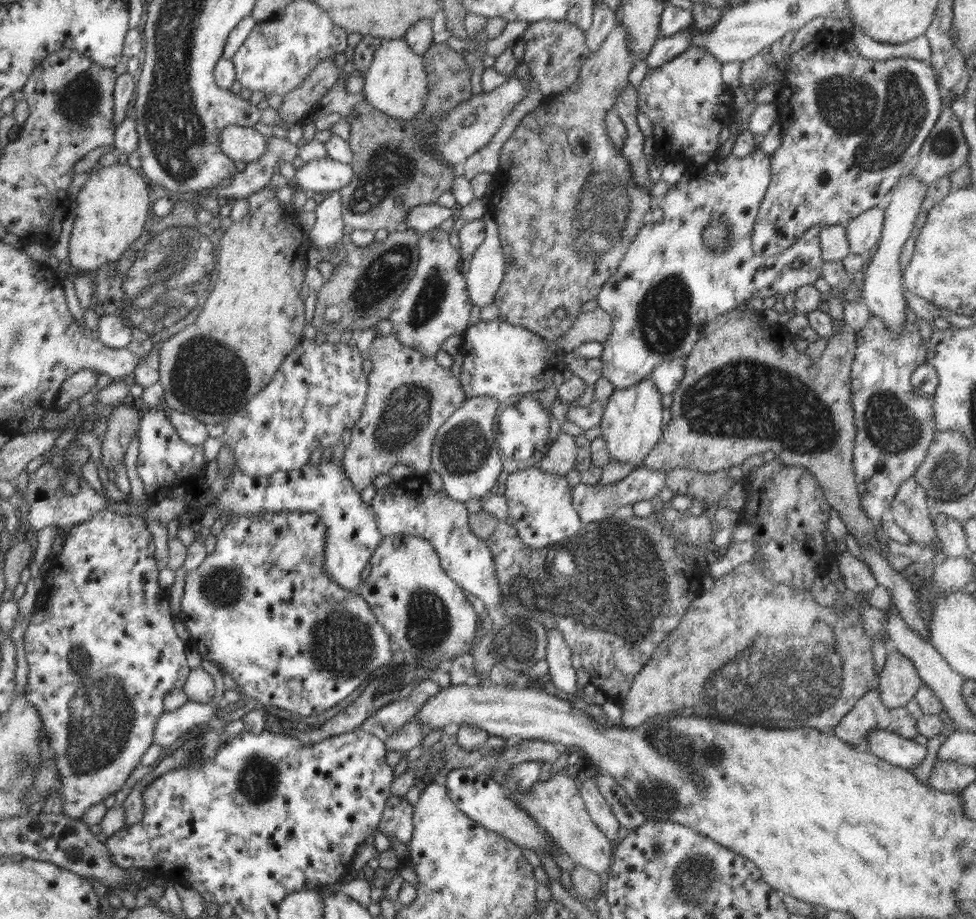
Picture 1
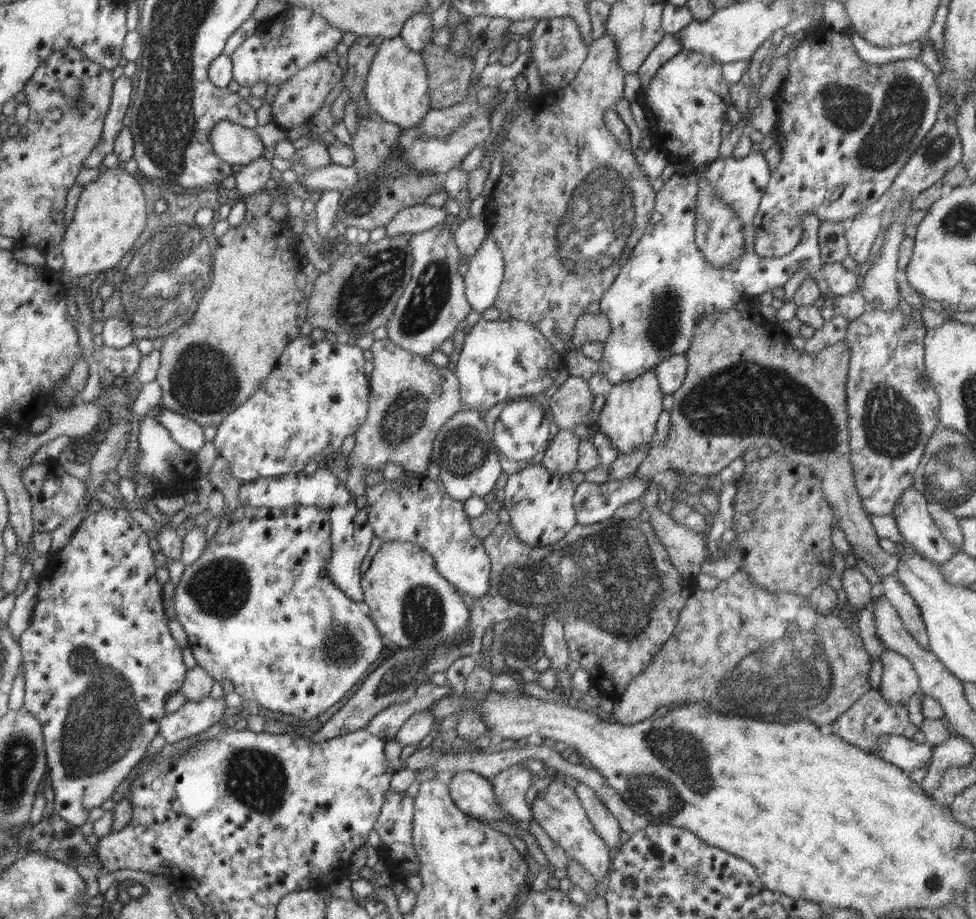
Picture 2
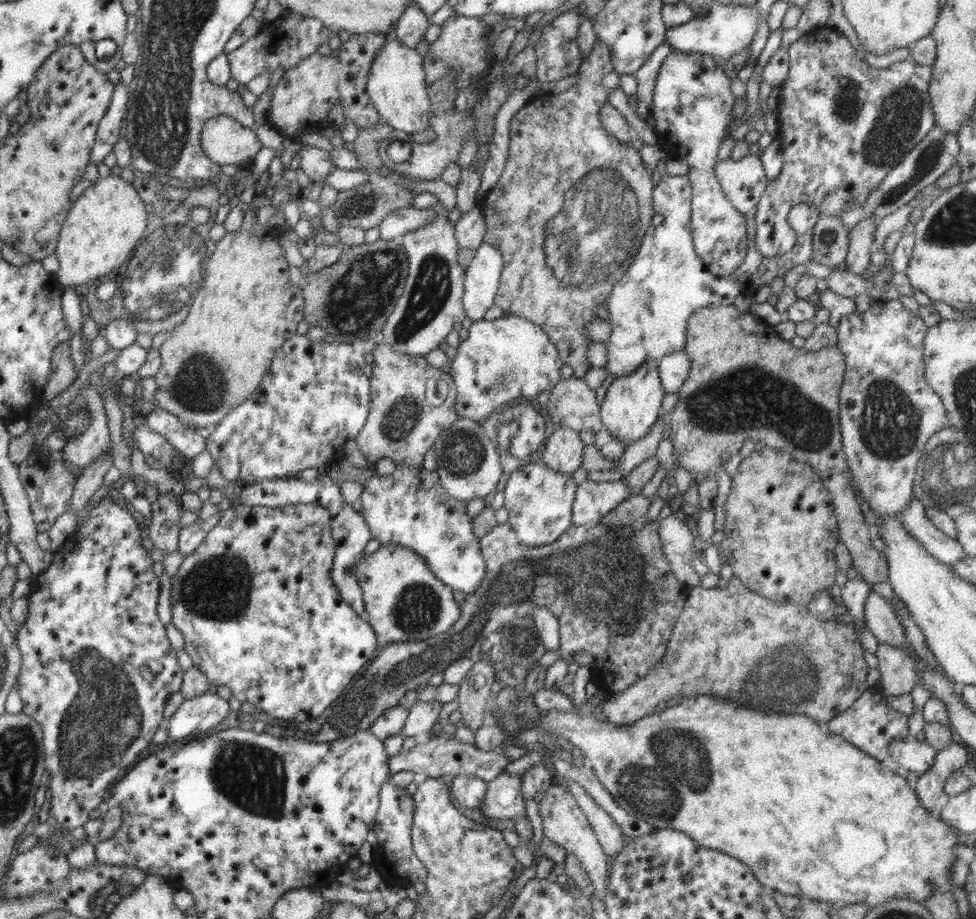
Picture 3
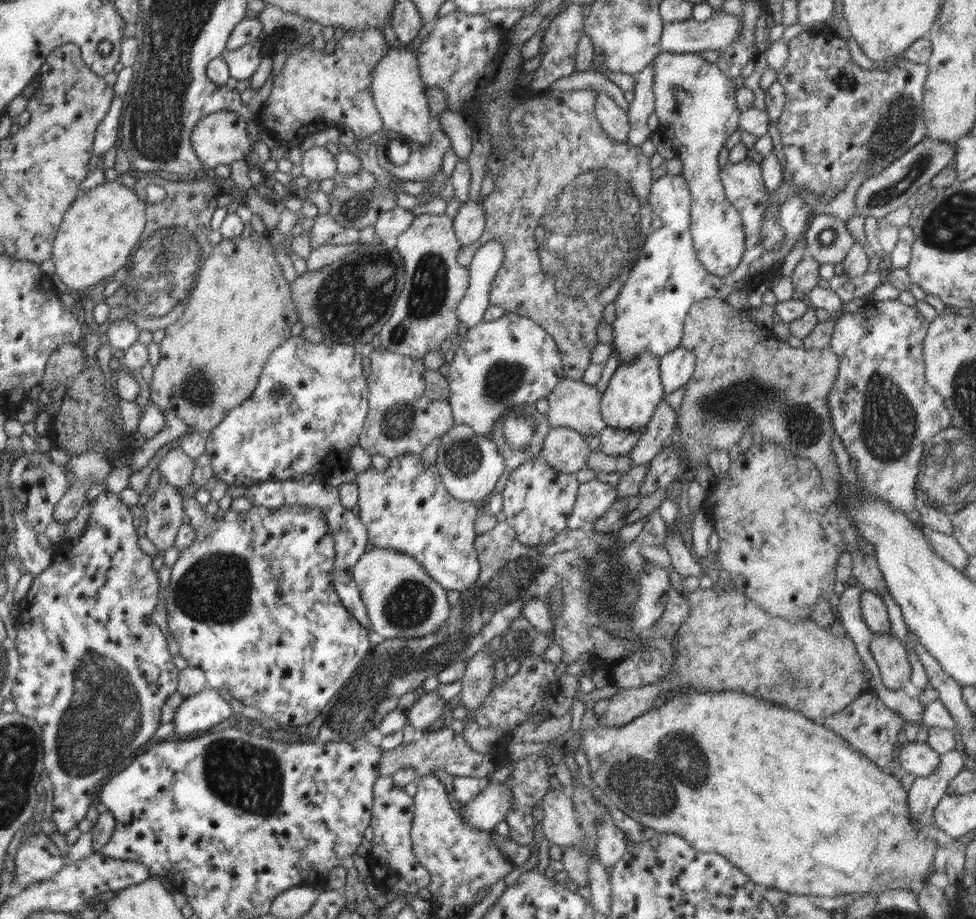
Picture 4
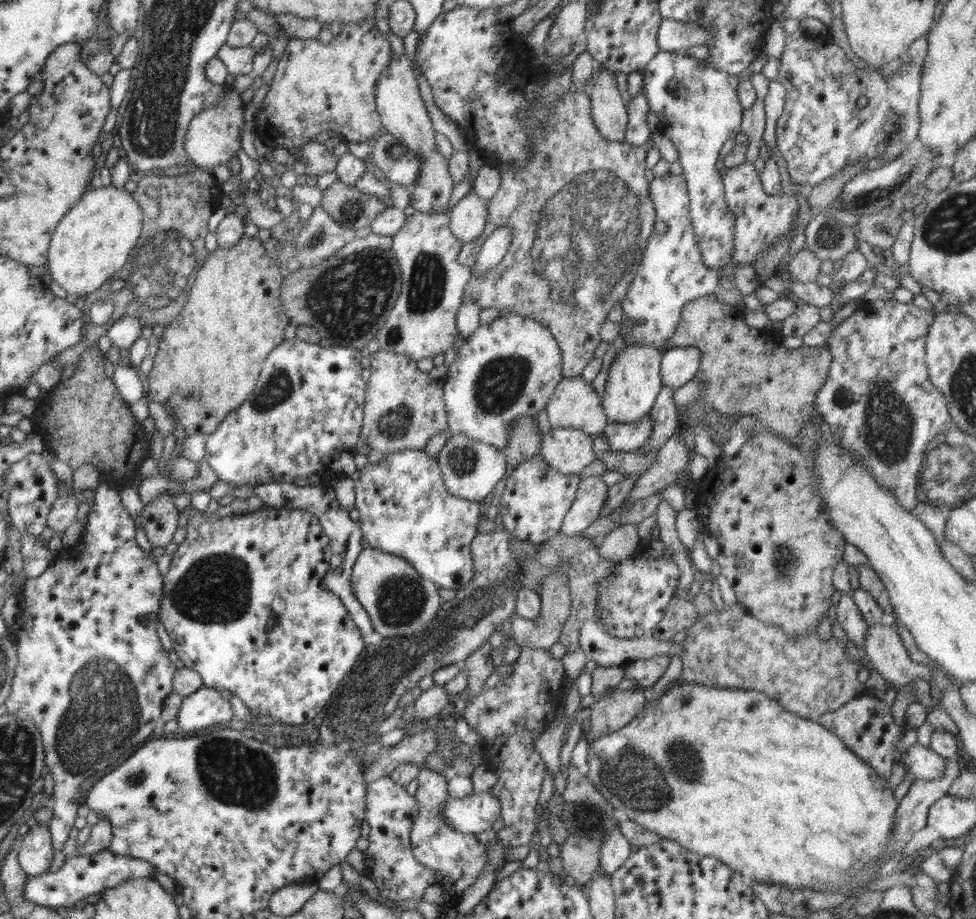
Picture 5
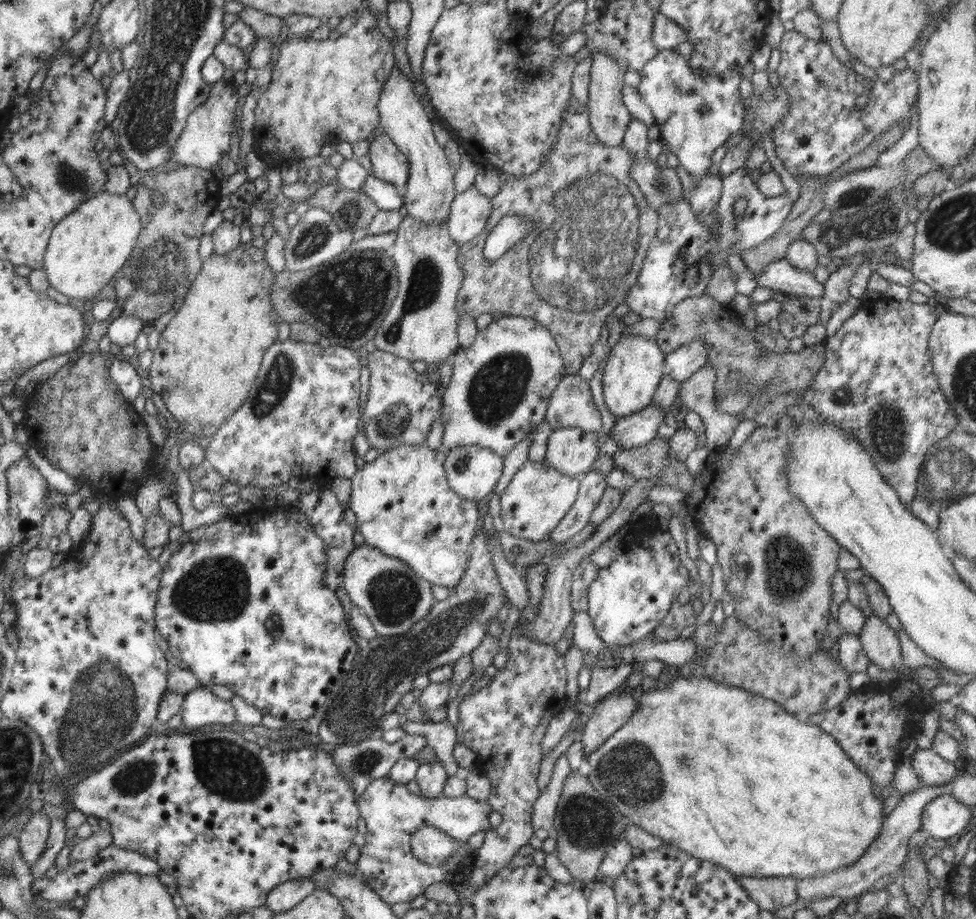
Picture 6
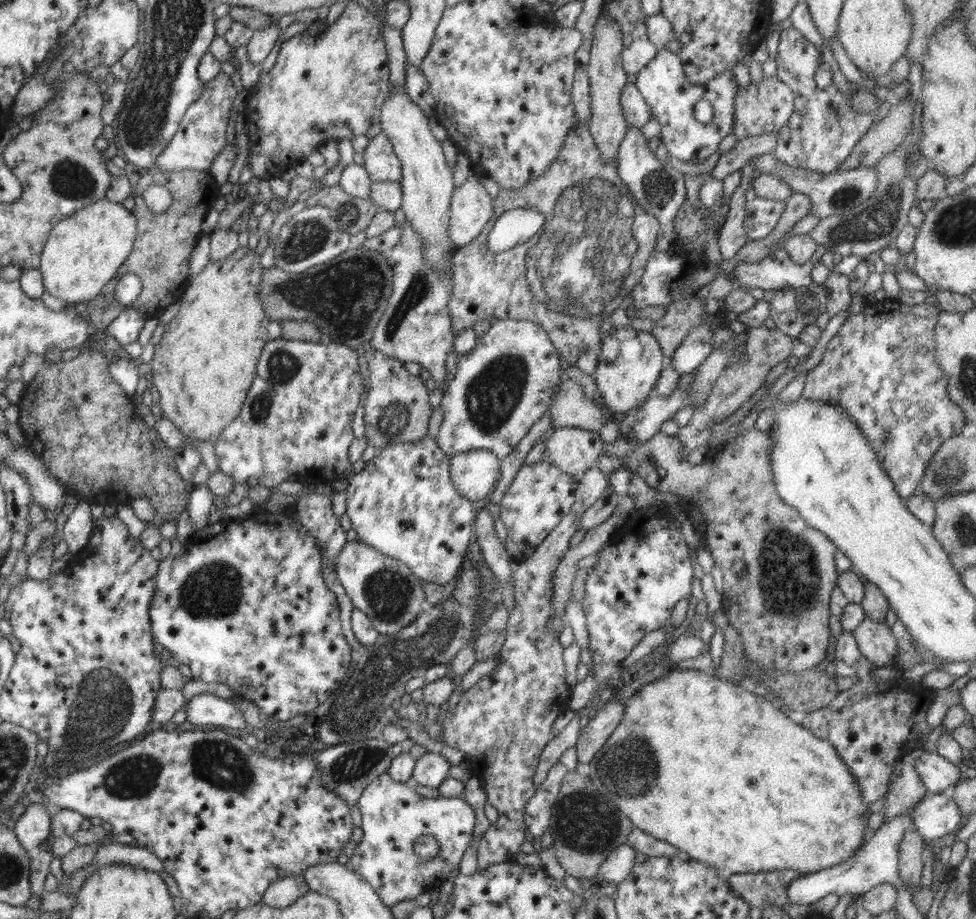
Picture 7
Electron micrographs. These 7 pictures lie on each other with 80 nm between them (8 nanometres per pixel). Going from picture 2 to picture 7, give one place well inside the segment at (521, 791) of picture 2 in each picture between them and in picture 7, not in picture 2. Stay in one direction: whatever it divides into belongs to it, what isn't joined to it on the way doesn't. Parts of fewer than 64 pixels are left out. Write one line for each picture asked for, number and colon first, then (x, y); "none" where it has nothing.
3: (504, 799)
4: (489, 807)
5: (474, 813)
6: (392, 814)
7: (394, 816)

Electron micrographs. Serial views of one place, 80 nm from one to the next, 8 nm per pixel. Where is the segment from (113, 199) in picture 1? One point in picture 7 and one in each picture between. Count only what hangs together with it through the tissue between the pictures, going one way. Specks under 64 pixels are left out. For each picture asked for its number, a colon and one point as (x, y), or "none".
2: (110, 215)
3: (104, 225)
4: (99, 233)
5: (95, 238)
6: (88, 247)
7: (83, 253)

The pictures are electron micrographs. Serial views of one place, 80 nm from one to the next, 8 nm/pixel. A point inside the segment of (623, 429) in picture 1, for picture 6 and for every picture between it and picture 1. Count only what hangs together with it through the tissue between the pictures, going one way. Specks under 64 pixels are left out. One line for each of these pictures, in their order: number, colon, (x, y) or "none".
2: (631, 409)
3: (632, 404)
4: (634, 390)
5: (634, 381)
6: (633, 370)

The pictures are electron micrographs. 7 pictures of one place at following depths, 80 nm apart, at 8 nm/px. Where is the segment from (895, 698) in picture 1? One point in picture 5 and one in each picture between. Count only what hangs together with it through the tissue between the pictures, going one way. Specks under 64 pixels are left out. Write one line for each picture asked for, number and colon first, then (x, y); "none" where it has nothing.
2: (899, 680)
3: (898, 677)
4: (888, 651)
5: (883, 647)

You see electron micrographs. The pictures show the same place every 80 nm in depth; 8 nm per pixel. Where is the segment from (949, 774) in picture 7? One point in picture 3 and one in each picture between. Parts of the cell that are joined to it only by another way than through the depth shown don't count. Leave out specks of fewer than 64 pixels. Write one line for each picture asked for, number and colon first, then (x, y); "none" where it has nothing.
3: (910, 754)
4: (918, 759)
5: (923, 763)
6: (931, 769)

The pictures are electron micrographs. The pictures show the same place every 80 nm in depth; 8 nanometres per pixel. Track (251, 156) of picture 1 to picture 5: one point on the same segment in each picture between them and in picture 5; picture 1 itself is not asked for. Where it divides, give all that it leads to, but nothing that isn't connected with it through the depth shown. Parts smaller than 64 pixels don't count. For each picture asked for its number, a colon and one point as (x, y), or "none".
2: (235, 144)
3: (225, 141)
4: (220, 138)
5: (213, 137)

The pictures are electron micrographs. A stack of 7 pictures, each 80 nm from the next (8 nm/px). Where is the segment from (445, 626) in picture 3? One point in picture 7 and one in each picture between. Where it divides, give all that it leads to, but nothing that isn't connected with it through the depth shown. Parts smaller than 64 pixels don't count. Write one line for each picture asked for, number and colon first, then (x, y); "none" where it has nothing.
4: (402, 601)
5: (399, 601)
6: (394, 598)
7: (388, 592)

